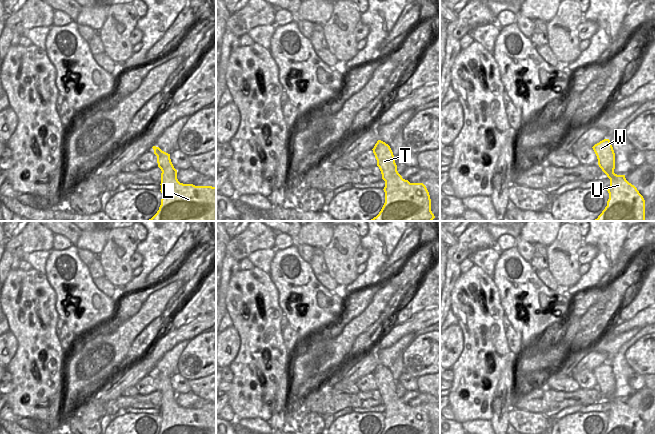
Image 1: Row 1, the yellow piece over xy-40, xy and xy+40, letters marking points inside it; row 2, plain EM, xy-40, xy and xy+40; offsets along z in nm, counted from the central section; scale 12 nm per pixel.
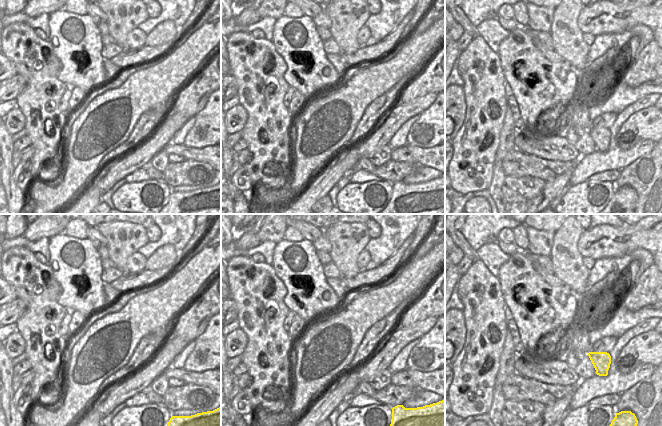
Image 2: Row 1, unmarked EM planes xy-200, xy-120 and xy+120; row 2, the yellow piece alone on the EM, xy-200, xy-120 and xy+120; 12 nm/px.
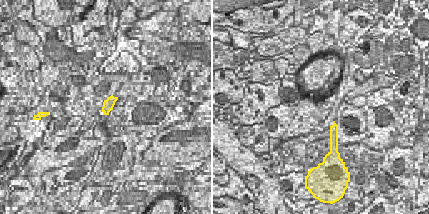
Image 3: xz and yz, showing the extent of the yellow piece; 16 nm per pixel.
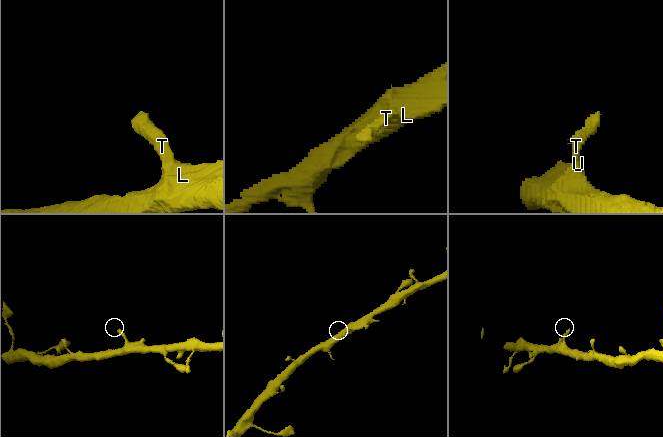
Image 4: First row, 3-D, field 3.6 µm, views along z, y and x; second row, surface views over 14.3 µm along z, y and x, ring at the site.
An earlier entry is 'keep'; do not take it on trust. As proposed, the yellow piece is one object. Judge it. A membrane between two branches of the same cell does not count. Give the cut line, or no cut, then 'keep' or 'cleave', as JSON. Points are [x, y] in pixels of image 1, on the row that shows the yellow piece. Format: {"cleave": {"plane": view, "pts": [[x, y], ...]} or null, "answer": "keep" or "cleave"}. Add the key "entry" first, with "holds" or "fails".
{"entry": "holds", "cleave": null, "answer": "keep"}

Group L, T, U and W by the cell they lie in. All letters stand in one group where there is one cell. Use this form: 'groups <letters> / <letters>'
groups L T U W

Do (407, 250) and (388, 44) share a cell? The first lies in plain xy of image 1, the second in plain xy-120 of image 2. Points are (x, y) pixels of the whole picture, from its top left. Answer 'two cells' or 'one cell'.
one cell

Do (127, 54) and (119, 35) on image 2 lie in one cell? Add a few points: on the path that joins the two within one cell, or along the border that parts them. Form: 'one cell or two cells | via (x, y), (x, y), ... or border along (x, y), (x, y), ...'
two cells | border along (128, 48), (124, 50)

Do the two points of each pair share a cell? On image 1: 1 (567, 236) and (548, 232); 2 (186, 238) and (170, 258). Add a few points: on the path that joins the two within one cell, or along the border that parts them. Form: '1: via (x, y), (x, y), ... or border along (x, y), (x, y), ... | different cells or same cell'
1: border along (558, 231), (555, 239), (547, 247) | different cells
2: via (185, 243), (175, 253) | same cell

